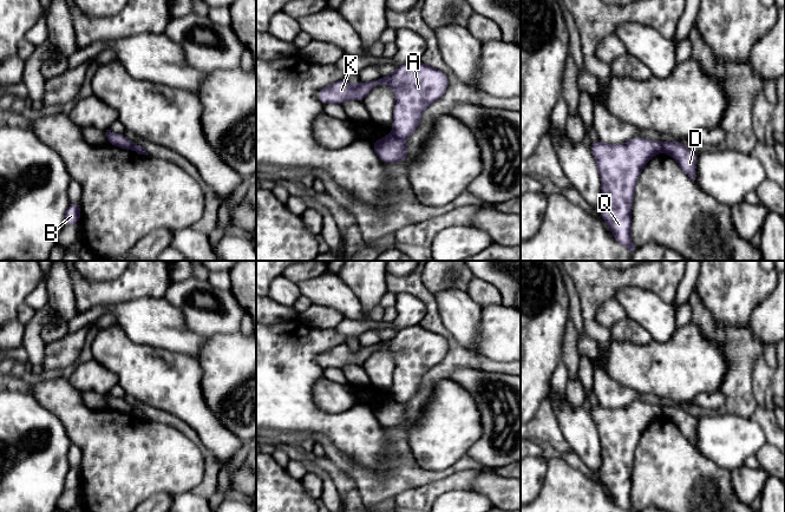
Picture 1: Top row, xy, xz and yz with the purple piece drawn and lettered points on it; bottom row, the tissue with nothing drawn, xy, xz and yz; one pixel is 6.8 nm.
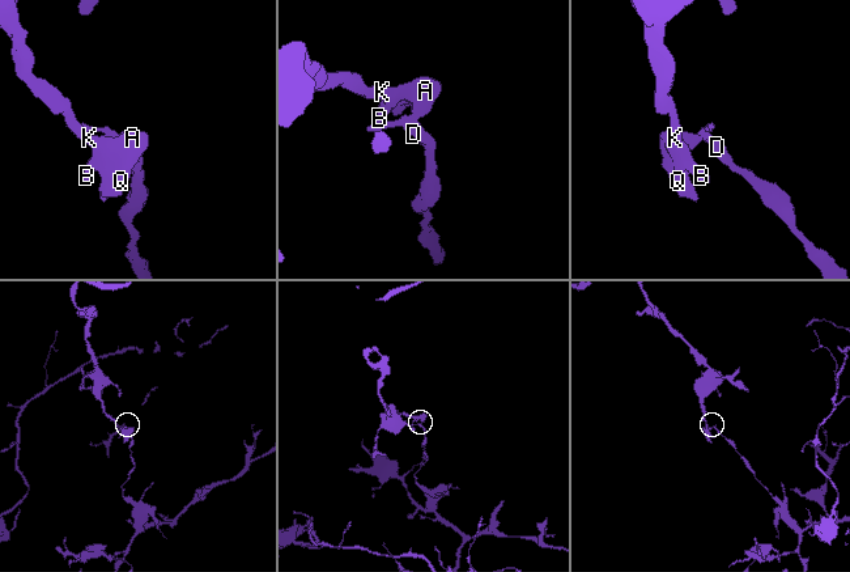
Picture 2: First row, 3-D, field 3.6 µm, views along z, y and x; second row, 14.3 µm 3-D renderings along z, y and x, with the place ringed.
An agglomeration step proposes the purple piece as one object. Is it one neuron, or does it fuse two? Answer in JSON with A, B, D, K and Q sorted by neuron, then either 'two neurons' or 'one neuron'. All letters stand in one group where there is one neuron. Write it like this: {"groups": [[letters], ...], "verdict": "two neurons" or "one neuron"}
{"groups": [["A", "B", "K", "Q"], ["D"]], "verdict": "two neurons"}

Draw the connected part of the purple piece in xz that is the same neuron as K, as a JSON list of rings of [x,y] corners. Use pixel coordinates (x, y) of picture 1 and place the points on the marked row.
[[[419,60],[397,66],[393,74],[374,81],[352,85],[342,79],[320,90],[318,98],[323,105],[342,104],[362,99],[378,85],[388,85],[394,91],[393,134],[400,139],[410,137],[419,125],[424,110],[444,96],[449,80],[441,71]]]

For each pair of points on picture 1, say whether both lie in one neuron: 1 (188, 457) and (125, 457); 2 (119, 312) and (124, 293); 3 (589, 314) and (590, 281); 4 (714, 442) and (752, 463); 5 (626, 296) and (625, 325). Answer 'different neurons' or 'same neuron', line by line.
1: same neuron
2: different neurons
3: same neuron
4: different neurons
5: different neurons

